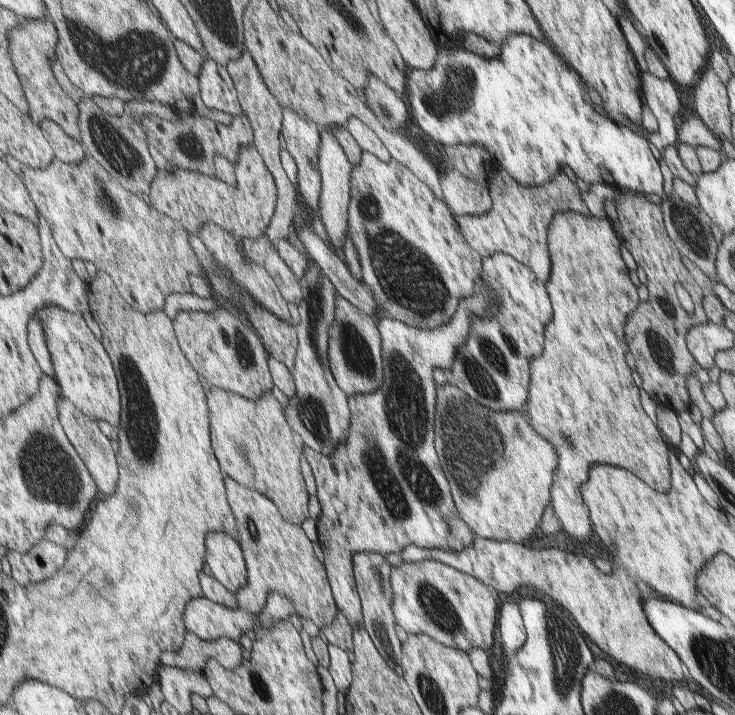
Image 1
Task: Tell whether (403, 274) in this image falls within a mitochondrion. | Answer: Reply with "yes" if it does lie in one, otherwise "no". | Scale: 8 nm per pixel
yes

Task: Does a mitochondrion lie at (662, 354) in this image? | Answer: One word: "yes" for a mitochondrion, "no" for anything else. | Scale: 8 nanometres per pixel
yes

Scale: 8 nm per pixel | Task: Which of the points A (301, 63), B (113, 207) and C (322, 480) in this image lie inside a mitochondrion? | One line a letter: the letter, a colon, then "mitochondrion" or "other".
A: other
B: mitochondrion
C: other

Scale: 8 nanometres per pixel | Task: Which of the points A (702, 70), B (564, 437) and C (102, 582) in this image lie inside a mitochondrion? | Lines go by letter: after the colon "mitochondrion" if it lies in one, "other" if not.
A: other
B: mitochondrion
C: mitochondrion

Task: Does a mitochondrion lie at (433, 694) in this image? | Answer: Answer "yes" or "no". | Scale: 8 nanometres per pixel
yes

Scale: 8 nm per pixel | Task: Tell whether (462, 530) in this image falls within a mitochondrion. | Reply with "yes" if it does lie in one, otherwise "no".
no

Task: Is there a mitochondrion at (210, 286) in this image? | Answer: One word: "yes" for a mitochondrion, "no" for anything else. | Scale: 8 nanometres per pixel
no

